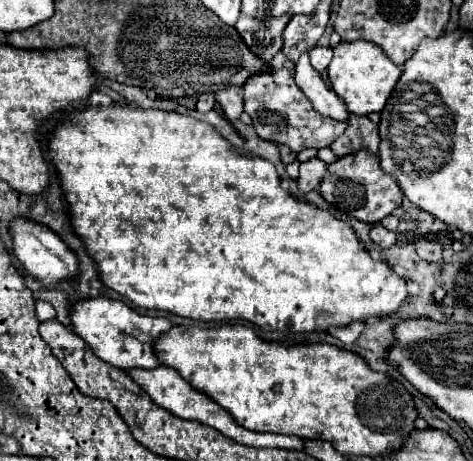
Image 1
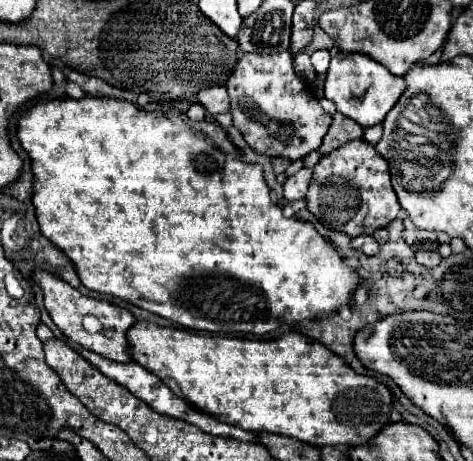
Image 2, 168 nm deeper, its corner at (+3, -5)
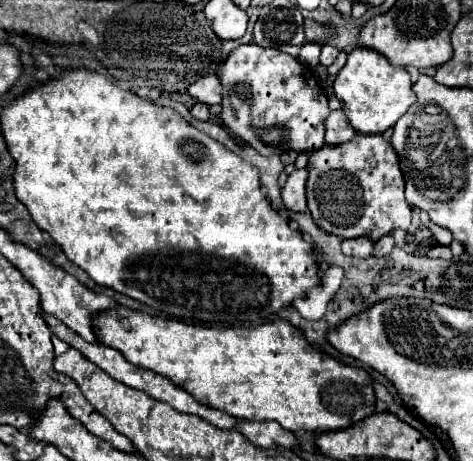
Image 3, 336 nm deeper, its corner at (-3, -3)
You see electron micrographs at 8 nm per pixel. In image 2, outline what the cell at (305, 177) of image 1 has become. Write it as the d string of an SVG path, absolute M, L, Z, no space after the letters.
M302 168L294 176L290 176L286 180L286 184L284 184L284 198L290 200L290 202L306 198L306 190L310 186L310 178L312 178L312 170L310 168Z

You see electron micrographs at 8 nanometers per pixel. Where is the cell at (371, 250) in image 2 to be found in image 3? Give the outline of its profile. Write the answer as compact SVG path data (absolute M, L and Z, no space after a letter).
M350 238L342 240L342 252L346 256L356 256L356 258L368 258L372 256L372 242L368 238Z

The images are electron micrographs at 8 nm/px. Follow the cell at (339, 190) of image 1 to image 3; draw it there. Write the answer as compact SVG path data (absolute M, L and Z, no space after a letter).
M356 134L346 144L324 144L308 154L306 202L318 228L340 238L366 236L378 242L394 228L408 228L412 206L404 198L404 176L396 150L380 134Z

